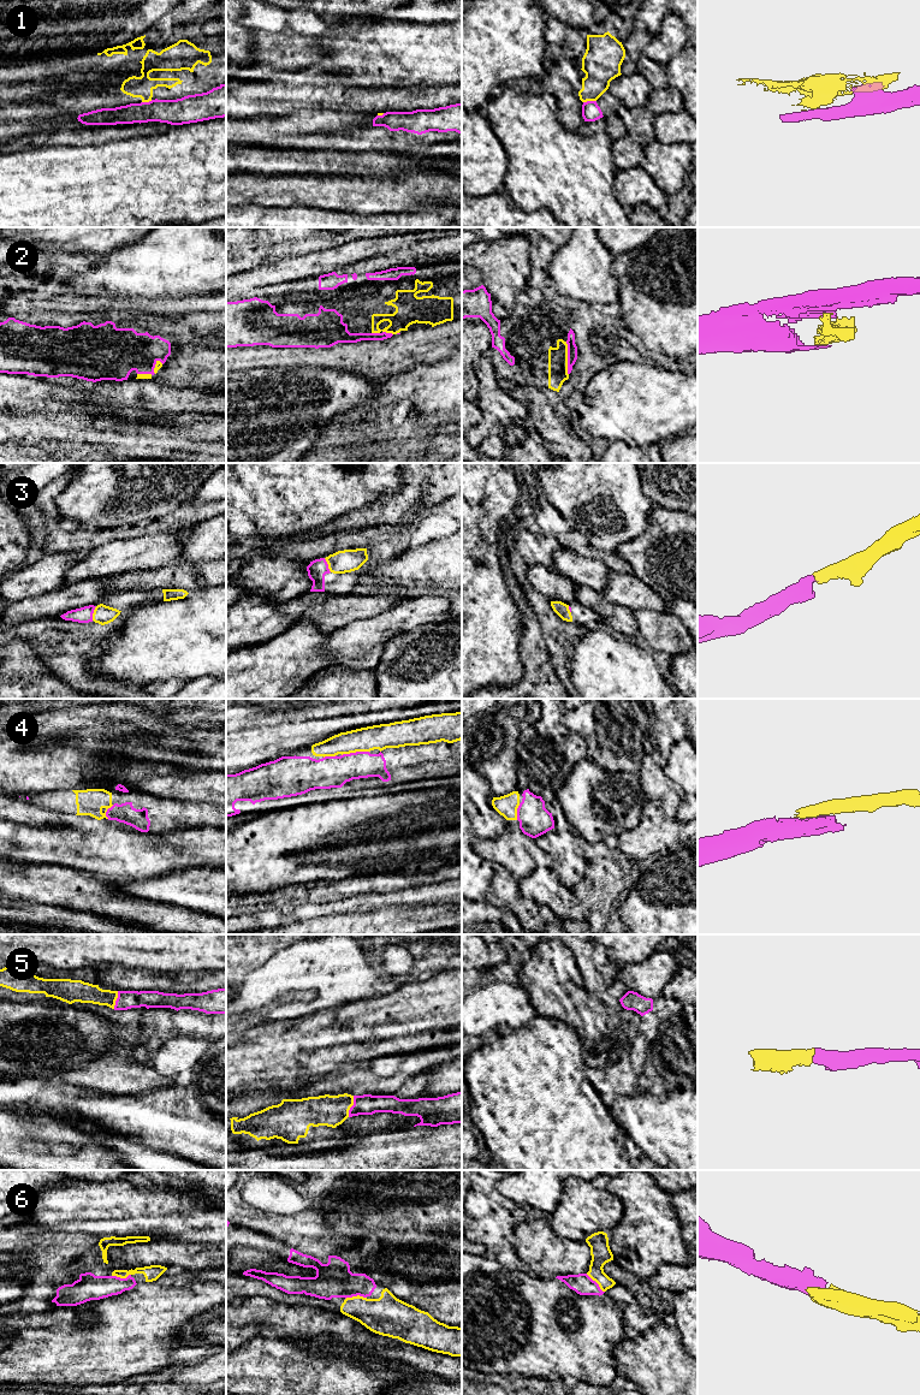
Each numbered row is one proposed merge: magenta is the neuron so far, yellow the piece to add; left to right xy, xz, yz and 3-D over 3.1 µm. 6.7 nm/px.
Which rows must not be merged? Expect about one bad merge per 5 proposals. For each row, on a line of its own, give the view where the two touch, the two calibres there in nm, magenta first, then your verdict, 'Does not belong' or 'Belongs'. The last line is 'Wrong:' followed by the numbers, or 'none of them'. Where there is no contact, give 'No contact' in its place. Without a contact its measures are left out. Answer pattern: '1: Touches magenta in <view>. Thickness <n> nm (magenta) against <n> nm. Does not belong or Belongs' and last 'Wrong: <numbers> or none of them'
1: Touches magenta in yz. Thickness 130 nm (magenta) against 220 nm. Does not belong
2: Touches magenta in yz. Thickness 60 nm (magenta) against 130 nm. Belongs
3: Touches magenta in xy. Thickness 110 nm (magenta) against 130 nm. Belongs
4: Touches magenta in xz. Thickness 220 nm (magenta) against 170 nm. Belongs
5: Touches magenta in xz. Thickness 140 nm (magenta) against 200 nm. Belongs
6: Touches magenta in xz. Thickness 240 nm (magenta) against 260 nm. Belongs
Wrong: 1

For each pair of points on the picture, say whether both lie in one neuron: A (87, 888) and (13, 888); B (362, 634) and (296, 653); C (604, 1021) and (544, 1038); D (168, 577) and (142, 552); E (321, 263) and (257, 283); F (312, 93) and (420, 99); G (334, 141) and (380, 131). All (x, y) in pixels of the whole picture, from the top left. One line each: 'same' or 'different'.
A: same
B: different
C: different
D: different
E: same
F: same
G: same

